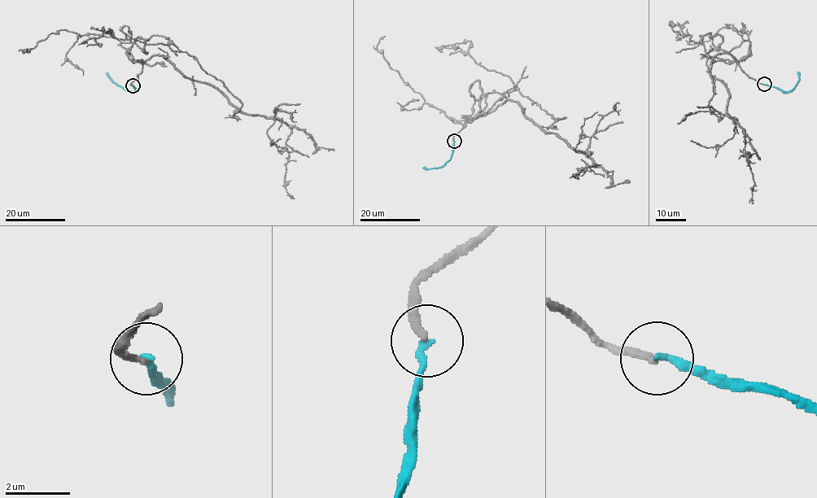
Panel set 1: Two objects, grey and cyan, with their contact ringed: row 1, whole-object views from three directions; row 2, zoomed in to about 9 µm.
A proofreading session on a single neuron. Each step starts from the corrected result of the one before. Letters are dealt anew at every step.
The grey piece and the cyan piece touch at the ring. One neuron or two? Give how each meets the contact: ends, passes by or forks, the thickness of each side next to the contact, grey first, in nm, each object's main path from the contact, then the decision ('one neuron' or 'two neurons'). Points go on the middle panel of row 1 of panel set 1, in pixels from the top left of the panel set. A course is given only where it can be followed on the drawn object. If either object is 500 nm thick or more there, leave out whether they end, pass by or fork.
grey ends | cyan ends | 200/200 nm | grey via (454, 141), (477, 116), (517, 101), (544, 132), (587, 153), (595, 167), (586, 164), (574, 174), (578, 177) | cyan via (454, 141), (453, 151), (447, 161), (439, 168), (425, 168), (425, 166) | two neurons

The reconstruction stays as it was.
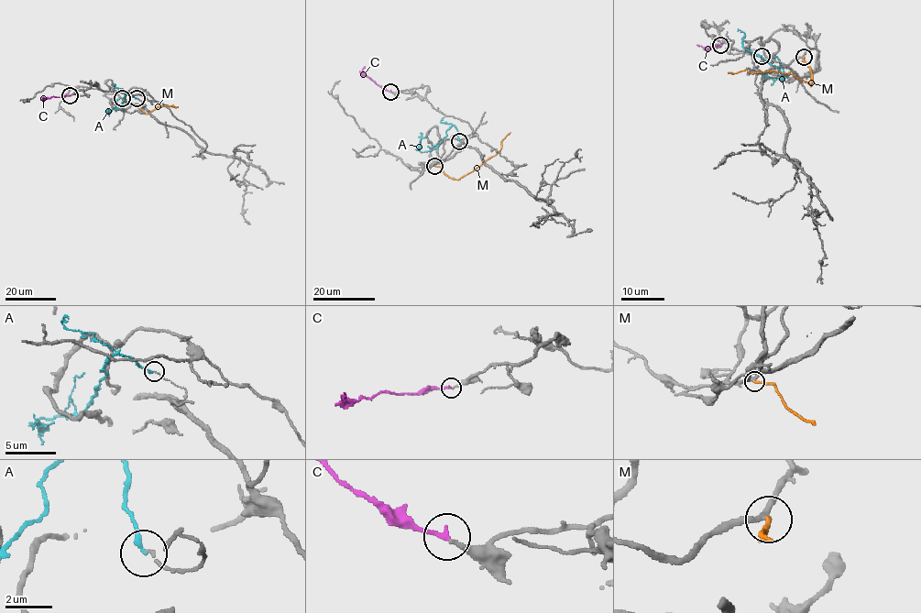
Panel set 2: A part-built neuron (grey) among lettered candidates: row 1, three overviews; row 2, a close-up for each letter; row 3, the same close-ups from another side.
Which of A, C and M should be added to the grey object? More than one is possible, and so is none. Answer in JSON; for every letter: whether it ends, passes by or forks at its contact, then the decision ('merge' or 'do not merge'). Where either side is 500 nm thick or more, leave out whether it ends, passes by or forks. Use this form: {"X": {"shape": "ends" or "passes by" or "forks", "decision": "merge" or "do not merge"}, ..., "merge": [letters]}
{"A": {"shape": "ends", "decision": "do not merge"}, "C": {"shape": "ends", "decision": "merge"}, "M": {"shape": "ends", "decision": "do not merge"}, "merge": ["C"]}

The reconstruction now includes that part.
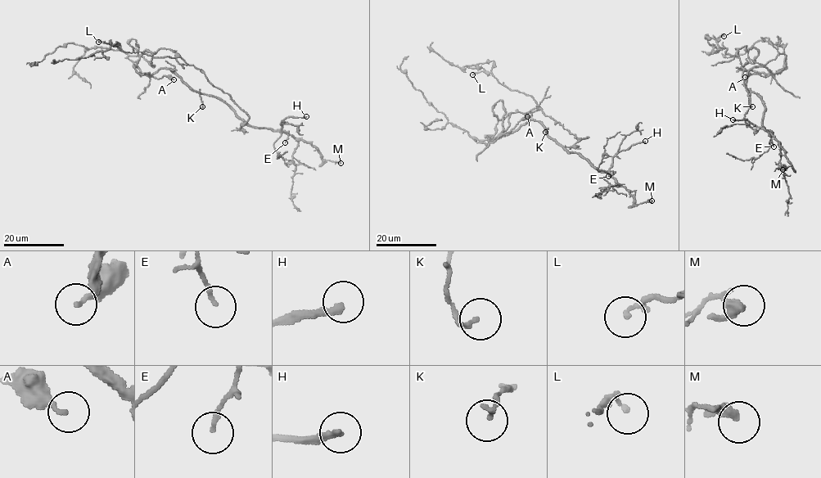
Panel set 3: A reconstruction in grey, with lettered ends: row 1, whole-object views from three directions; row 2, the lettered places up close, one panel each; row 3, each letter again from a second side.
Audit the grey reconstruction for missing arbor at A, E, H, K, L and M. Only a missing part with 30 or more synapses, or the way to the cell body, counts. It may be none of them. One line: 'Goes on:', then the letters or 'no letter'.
Goes on: H

